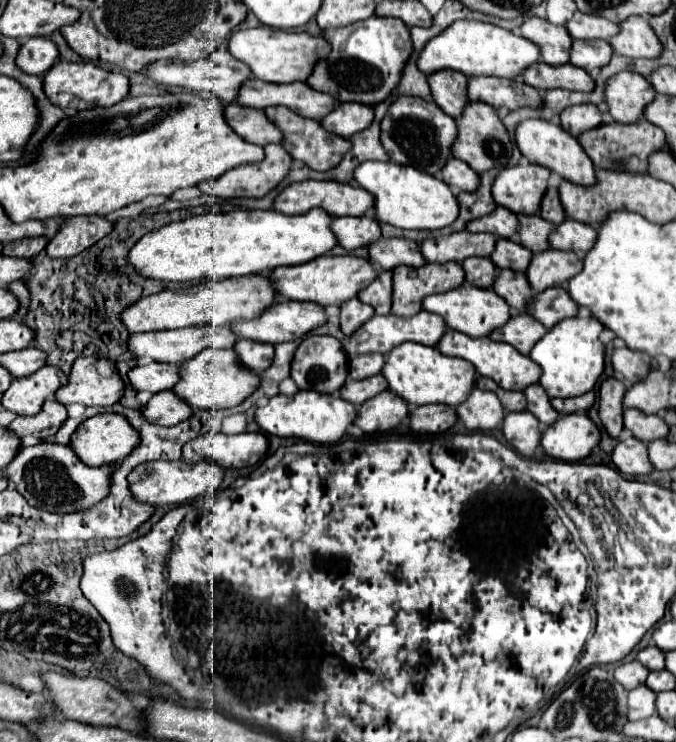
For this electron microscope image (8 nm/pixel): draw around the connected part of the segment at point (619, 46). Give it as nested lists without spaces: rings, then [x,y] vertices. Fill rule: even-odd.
[[[628,17],[620,23],[620,33],[610,39],[614,53],[624,57],[656,57],[660,41],[644,17]]]

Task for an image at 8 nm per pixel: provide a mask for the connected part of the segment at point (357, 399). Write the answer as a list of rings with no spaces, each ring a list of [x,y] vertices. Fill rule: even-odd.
[[[372,375],[372,377],[366,377],[366,379],[348,379],[344,383],[344,387],[340,389],[340,397],[354,403],[354,405],[362,405],[364,401],[372,399],[374,395],[382,393],[388,389],[388,383],[384,381],[382,375]]]

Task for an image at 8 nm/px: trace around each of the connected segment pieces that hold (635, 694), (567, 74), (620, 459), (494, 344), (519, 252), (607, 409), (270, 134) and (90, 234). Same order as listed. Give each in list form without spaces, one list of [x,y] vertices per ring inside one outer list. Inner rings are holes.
[[[640,685],[628,691],[628,713],[626,713],[628,719],[636,721],[636,719],[652,717],[656,711],[654,699],[656,699],[656,693],[652,693],[646,685]]]
[[[536,63],[522,71],[522,81],[532,85],[534,89],[550,89],[550,87],[562,87],[570,91],[592,91],[594,81],[592,77],[570,63],[564,65],[546,65]]]
[[[636,437],[620,439],[612,451],[612,461],[624,475],[646,475],[652,471],[646,443],[638,441]]]
[[[446,329],[446,333],[442,335],[442,339],[438,341],[436,349],[444,355],[454,355],[454,357],[462,357],[466,361],[470,361],[476,371],[484,377],[490,377],[494,379],[500,387],[504,389],[510,389],[510,391],[524,391],[526,385],[532,385],[540,379],[540,367],[528,357],[528,355],[522,355],[520,351],[516,351],[512,345],[508,343],[502,343],[502,341],[492,341],[490,337],[468,337],[460,331],[454,331],[454,329]]]
[[[496,239],[496,247],[490,255],[492,263],[500,269],[510,267],[516,271],[524,271],[528,267],[528,261],[532,259],[532,251],[524,249],[520,243],[514,243],[512,239]]]
[[[608,377],[600,383],[598,417],[610,437],[618,437],[622,431],[622,397],[626,385],[616,377]]]
[[[232,103],[224,109],[224,119],[248,143],[262,147],[268,143],[280,143],[282,139],[280,129],[276,129],[260,109],[248,109]]]
[[[70,217],[60,223],[58,233],[48,241],[46,253],[50,257],[72,257],[112,231],[112,223],[104,217]]]

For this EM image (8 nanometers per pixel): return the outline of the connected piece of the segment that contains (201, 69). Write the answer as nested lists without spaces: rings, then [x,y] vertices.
[[[220,45],[210,57],[206,59],[198,59],[194,63],[178,63],[178,61],[154,61],[150,65],[146,65],[142,69],[142,75],[150,77],[152,81],[166,85],[166,87],[184,87],[192,93],[200,93],[200,91],[208,91],[214,93],[216,97],[220,97],[226,103],[232,103],[236,99],[236,89],[240,89],[240,81],[248,79],[248,67],[240,65],[240,61],[236,61],[230,53],[226,55],[224,45]]]

